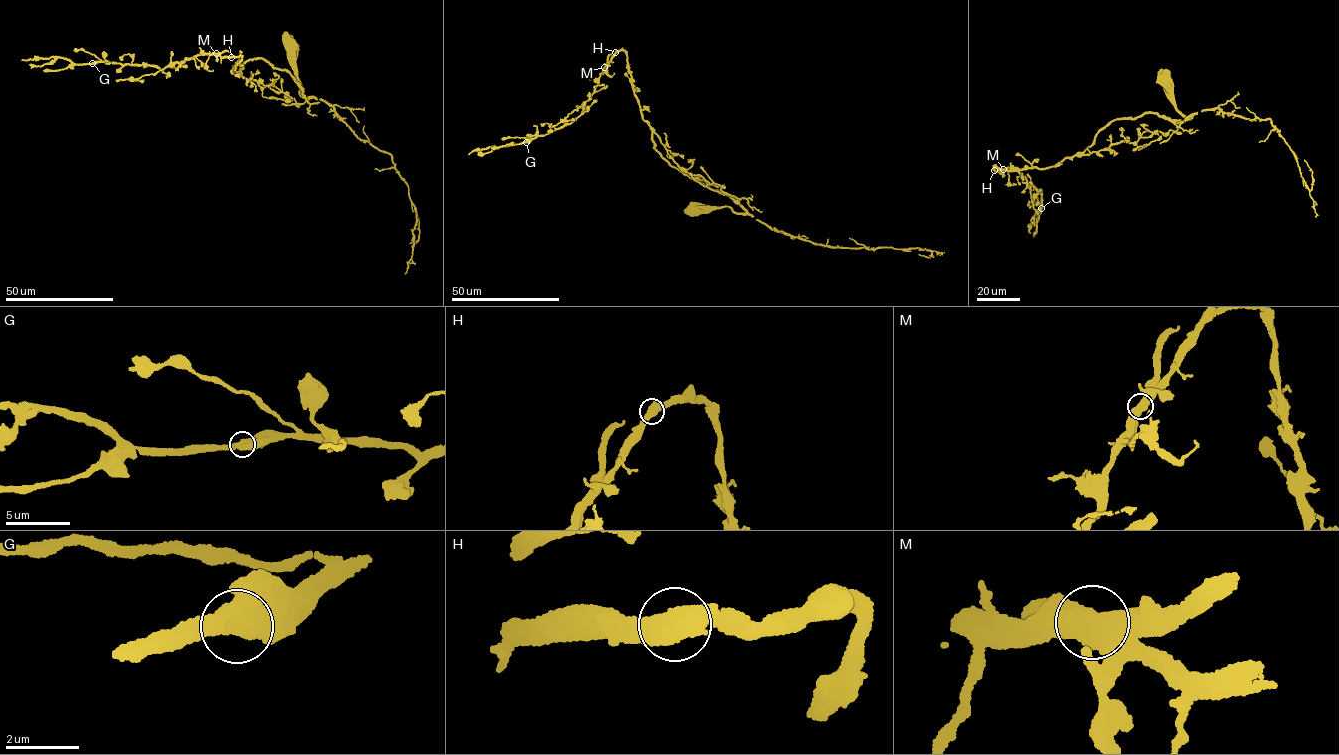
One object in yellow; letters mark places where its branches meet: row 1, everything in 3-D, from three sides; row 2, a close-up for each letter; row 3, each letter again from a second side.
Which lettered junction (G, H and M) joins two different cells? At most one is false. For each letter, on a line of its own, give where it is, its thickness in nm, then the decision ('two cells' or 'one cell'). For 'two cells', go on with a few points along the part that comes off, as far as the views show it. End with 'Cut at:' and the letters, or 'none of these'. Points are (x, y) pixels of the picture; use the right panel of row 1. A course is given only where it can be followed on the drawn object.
G: place (1041, 208); calibre 600 nm; one cell
H: place (994, 170); calibre 650 nm; one cell
M: place (1003, 169); calibre 650 nm; two cells
Cut at: M

